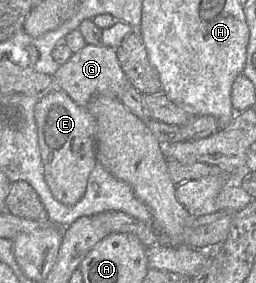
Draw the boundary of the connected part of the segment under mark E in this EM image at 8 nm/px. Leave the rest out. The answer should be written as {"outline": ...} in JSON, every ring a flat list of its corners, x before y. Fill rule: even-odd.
{"outline":[[61,89,49,92,37,103,35,120,45,180,59,202,74,205,84,196,88,178,97,161,97,121,86,108,78,106]]}

